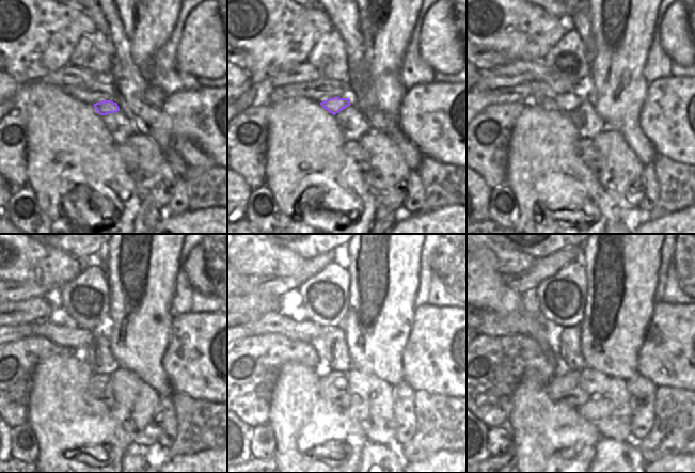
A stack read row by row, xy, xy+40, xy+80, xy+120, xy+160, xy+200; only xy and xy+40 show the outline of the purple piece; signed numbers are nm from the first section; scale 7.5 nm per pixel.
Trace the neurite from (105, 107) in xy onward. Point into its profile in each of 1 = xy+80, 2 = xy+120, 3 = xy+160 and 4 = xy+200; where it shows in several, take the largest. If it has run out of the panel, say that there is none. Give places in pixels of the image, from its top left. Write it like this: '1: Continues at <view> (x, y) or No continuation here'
1: Continues at xy+80 (569, 100)
2: Continues at xy+120 (67, 334)
3: Continues at xy+160 (306, 331)
4: Continues at xy+200 (488, 322).

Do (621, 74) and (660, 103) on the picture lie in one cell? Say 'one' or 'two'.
two

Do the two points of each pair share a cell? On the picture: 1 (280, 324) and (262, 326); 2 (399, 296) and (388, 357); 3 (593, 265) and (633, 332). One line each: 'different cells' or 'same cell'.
1: same cell
2: same cell
3: same cell

